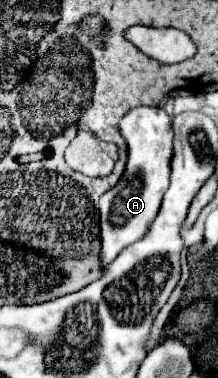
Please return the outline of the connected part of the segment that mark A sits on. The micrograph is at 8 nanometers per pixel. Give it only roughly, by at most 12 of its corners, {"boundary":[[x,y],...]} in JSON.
{"boundary":[[157,106],[119,128],[129,160],[99,200],[99,264],[141,240],[169,188],[173,130]]}

